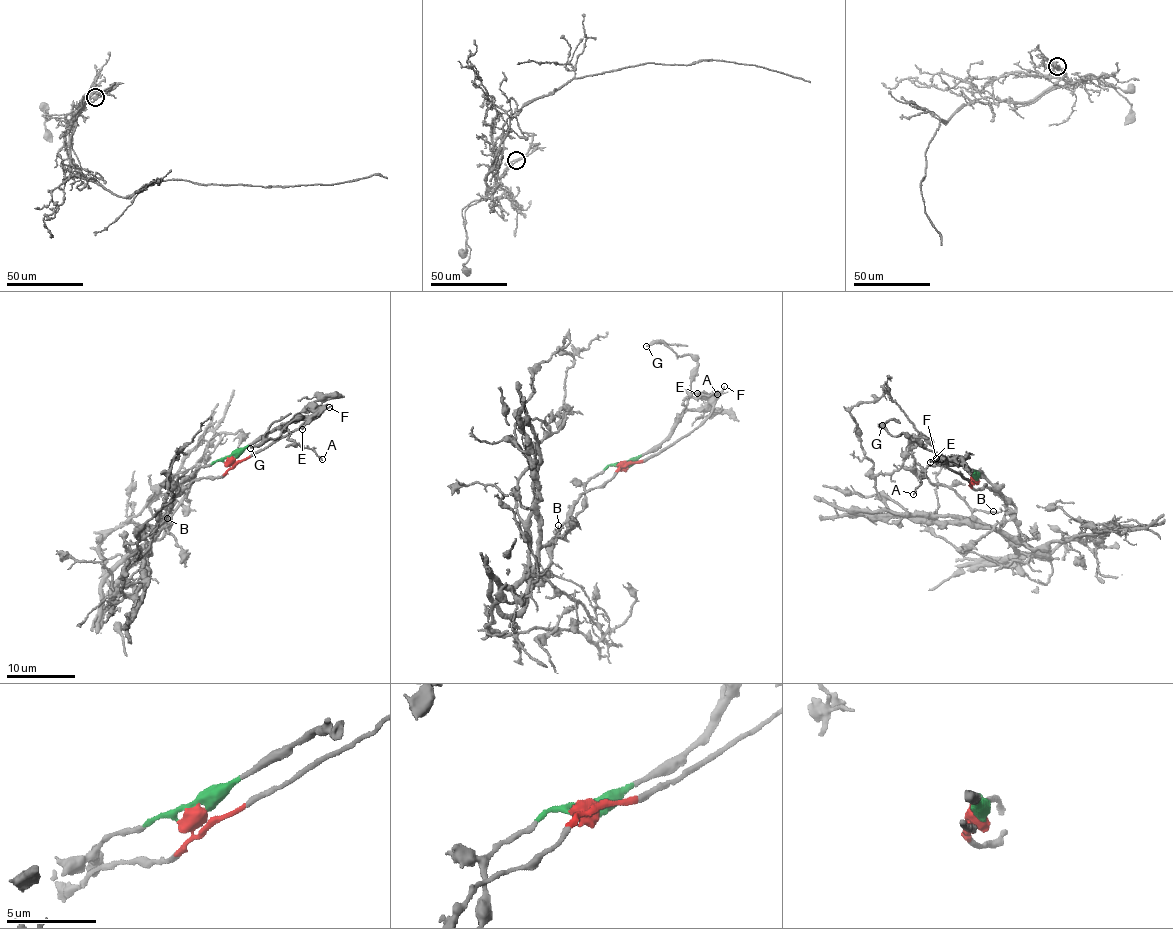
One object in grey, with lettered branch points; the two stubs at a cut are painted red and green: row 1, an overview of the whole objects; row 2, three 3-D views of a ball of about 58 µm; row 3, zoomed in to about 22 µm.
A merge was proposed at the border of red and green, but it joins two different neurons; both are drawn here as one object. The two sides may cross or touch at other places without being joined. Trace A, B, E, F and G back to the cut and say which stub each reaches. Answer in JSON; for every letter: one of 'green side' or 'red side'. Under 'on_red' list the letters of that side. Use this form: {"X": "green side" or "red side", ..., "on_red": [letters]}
{"A": "green side", "B": "red side", "E": "red side", "F": "red side", "G": "green side", "on_red": ["B", "E", "F"]}

